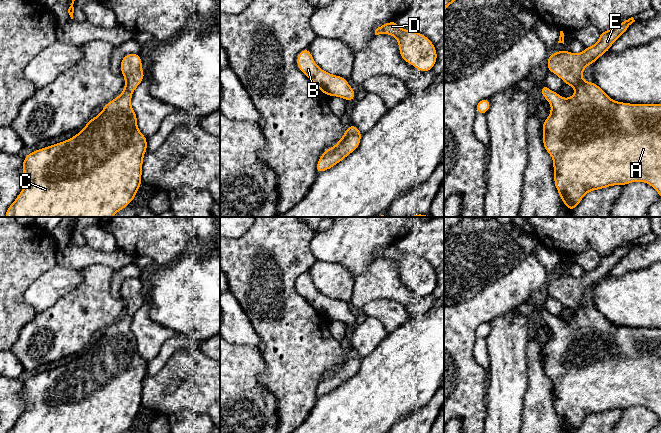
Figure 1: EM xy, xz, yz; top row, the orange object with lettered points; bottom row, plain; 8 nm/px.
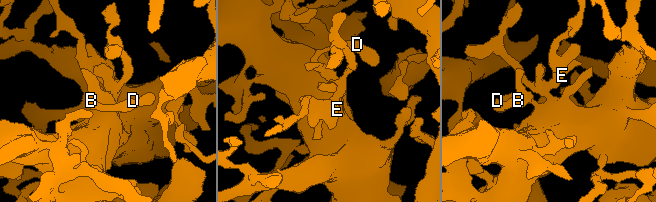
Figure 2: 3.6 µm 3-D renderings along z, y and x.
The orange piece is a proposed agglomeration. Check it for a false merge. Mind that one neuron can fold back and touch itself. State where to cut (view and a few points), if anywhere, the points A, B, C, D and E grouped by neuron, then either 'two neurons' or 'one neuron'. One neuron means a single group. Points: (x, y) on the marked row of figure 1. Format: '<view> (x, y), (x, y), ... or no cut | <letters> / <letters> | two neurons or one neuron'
no cut | A B C D E | one neuron

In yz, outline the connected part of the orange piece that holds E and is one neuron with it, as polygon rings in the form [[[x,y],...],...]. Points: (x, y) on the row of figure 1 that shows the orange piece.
[[[631,17],[611,30],[601,31],[598,42],[580,54],[564,49],[547,59],[548,70],[576,90],[571,98],[562,98],[545,84],[540,87],[542,96],[551,104],[551,113],[542,125],[543,146],[553,158],[555,187],[571,211],[592,190],[631,182],[648,183],[661,198],[661,104],[617,102],[597,84],[582,79],[585,67],[605,54],[633,22]]]

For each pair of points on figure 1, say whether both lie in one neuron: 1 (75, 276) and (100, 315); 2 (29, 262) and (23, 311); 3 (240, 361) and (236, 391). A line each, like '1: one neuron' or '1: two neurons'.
1: two neurons
2: one neuron
3: one neuron

